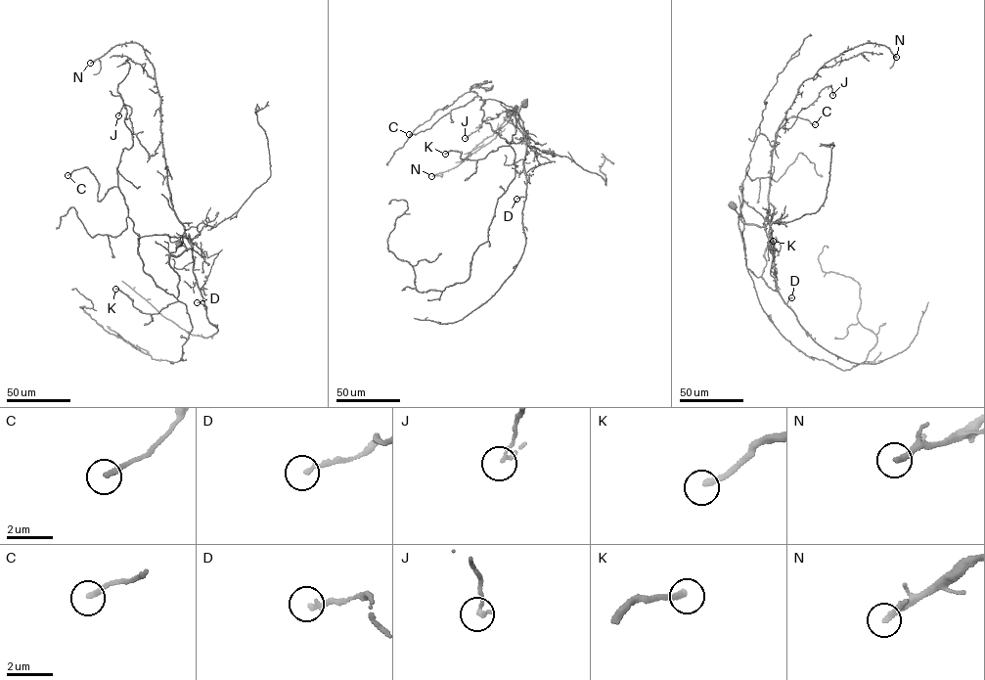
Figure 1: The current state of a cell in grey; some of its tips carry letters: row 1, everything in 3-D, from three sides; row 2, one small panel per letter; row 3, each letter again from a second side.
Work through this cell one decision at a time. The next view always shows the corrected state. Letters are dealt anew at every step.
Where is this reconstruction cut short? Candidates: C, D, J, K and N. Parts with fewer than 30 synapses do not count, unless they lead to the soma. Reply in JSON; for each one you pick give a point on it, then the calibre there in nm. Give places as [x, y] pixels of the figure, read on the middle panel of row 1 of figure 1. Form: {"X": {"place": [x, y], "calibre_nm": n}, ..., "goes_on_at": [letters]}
{"K": {"place": [445, 154], "calibre_nm": 260}, "N": {"place": [431, 176], "calibre_nm": 280}, "goes_on_at": ["K", "N"]}

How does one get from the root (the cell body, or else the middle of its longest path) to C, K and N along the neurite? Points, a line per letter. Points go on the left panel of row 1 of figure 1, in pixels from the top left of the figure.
C: (179, 243), (169, 253), (176, 256), (191, 239), (138, 240), (118, 187), (98, 201), (87, 167), (67, 175)
K: (179, 243), (169, 253), (168, 261), (179, 276), (177, 300), (157, 313), (143, 313), (115, 289)
N: (179, 243), (169, 253), (176, 256), (192, 246), (171, 203), (152, 64), (134, 42), (117, 44), (90, 63)

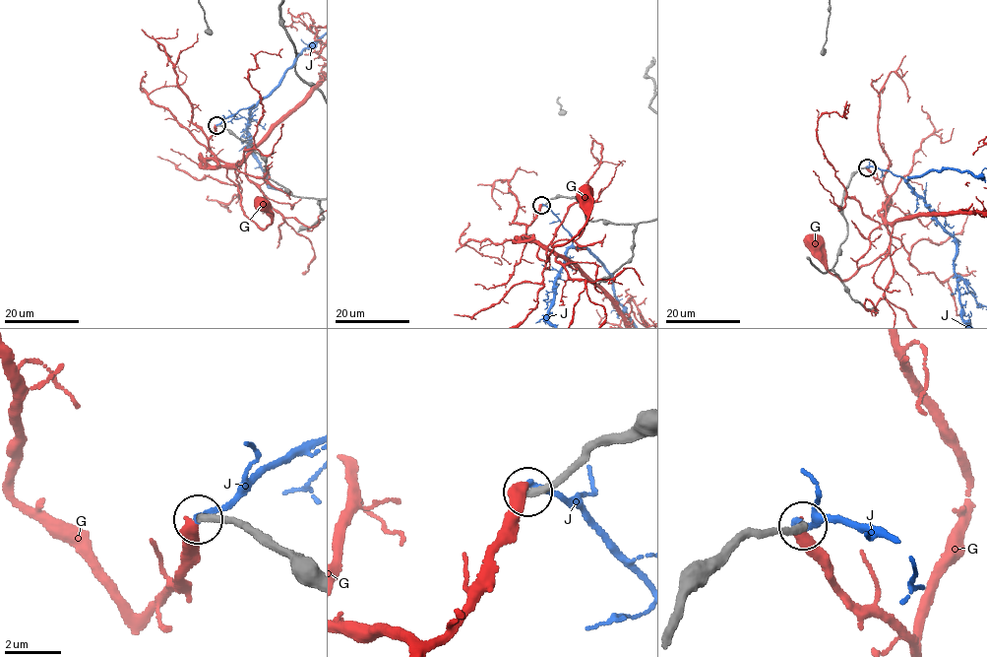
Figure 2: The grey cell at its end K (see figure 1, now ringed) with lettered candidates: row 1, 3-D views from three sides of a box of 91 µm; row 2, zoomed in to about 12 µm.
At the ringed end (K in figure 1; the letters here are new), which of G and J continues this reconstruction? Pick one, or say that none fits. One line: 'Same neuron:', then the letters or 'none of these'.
Same neuron: none of these

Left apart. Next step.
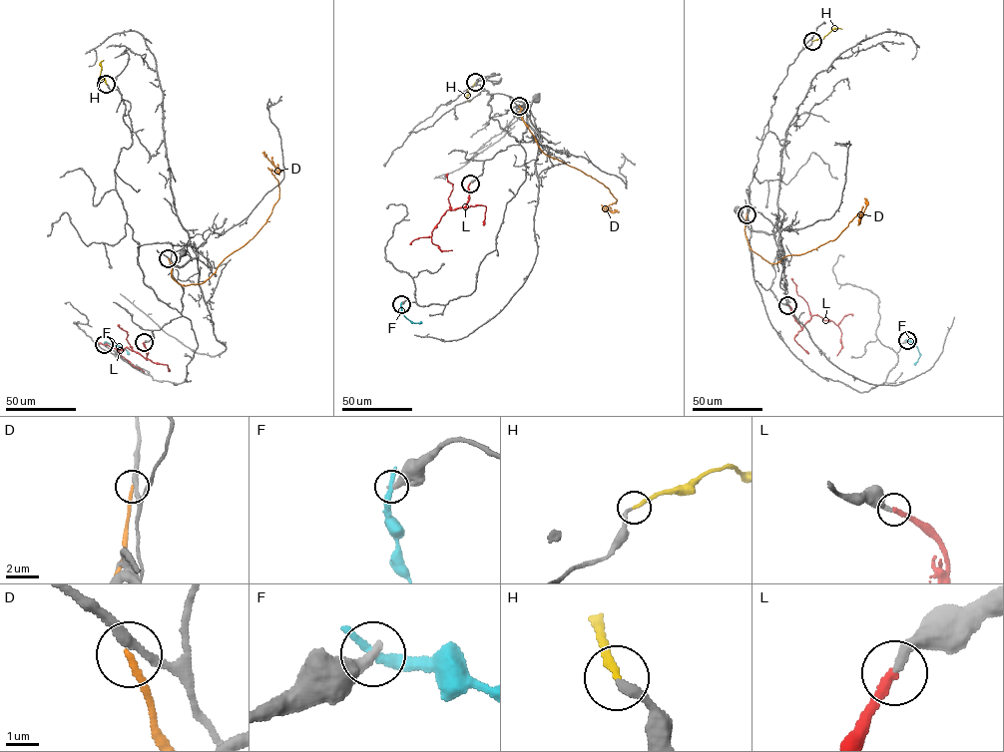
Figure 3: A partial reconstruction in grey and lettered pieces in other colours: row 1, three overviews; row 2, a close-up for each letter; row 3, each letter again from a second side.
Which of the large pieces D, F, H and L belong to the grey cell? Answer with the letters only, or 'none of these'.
H, L

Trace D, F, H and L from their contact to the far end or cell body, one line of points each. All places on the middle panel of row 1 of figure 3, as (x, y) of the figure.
D: (519, 106), (519, 113), (544, 153), (603, 184), (617, 200), (605, 206), (613, 212), (604, 209), (601, 204)
F: (401, 303), (407, 319), (421, 322)
H: (475, 82), (467, 90), (470, 102)
L: (470, 184), (466, 204), (448, 209), (432, 231), (433, 243), (440, 250), (452, 250)

